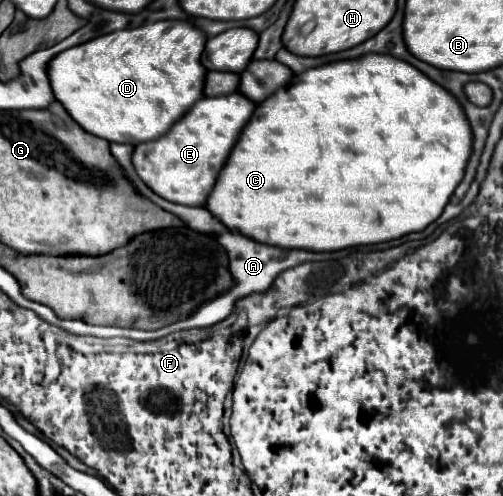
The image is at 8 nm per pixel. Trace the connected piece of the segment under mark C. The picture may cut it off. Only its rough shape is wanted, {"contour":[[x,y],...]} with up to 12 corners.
{"contour":[[387,53],[261,101],[205,207],[285,249],[423,231],[461,103]]}

